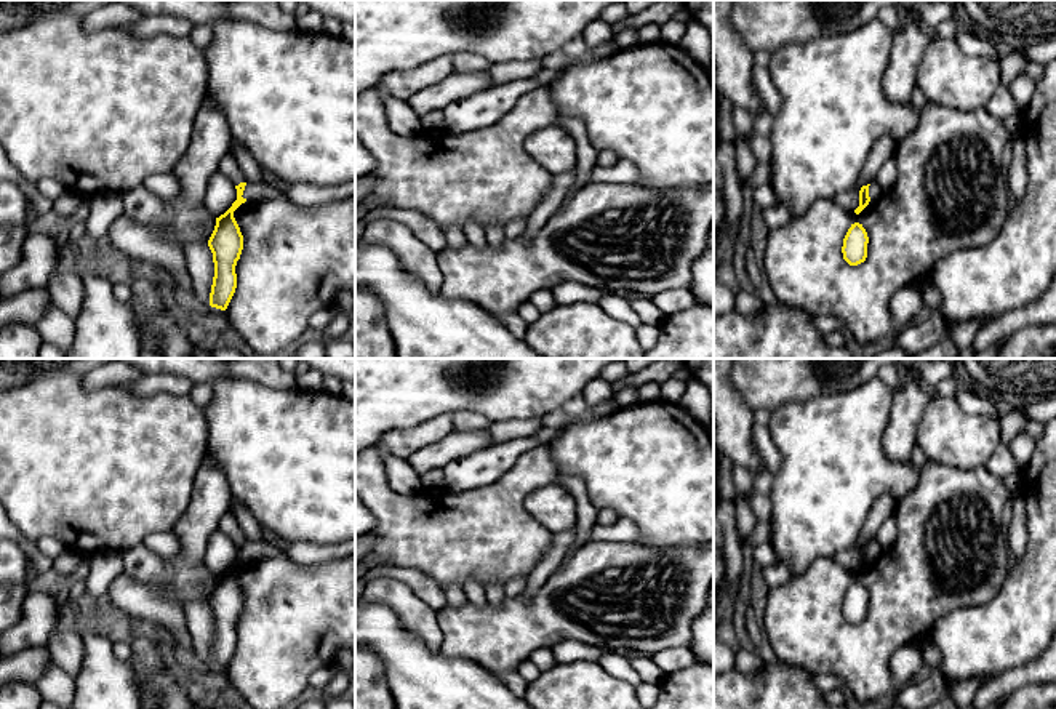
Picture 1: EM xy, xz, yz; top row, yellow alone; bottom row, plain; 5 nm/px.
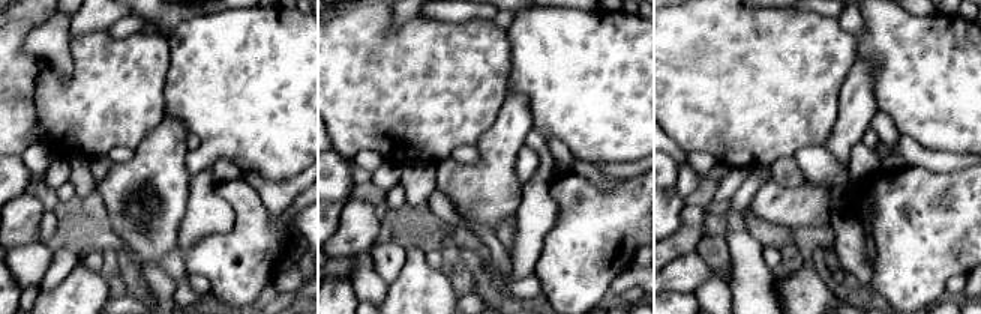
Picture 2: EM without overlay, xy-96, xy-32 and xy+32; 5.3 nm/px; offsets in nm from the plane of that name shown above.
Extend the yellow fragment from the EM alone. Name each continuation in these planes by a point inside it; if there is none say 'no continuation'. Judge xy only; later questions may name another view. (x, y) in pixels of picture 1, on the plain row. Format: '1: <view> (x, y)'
1: xy (228, 525)

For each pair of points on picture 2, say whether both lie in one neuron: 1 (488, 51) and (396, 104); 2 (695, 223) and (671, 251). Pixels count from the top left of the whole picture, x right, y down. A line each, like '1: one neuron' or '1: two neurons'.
1: one neuron
2: one neuron

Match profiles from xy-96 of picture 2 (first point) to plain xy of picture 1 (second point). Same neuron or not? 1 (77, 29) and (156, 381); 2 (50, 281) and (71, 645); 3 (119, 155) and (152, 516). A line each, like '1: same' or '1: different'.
1: same
2: same
3: different

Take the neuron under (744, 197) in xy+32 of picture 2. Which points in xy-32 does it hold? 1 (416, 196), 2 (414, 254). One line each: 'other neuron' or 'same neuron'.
1: same neuron
2: same neuron

